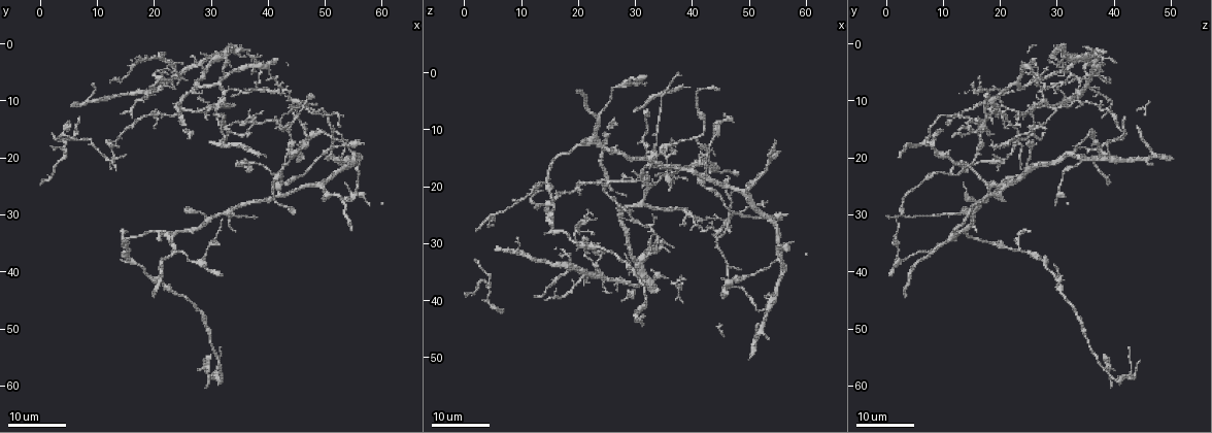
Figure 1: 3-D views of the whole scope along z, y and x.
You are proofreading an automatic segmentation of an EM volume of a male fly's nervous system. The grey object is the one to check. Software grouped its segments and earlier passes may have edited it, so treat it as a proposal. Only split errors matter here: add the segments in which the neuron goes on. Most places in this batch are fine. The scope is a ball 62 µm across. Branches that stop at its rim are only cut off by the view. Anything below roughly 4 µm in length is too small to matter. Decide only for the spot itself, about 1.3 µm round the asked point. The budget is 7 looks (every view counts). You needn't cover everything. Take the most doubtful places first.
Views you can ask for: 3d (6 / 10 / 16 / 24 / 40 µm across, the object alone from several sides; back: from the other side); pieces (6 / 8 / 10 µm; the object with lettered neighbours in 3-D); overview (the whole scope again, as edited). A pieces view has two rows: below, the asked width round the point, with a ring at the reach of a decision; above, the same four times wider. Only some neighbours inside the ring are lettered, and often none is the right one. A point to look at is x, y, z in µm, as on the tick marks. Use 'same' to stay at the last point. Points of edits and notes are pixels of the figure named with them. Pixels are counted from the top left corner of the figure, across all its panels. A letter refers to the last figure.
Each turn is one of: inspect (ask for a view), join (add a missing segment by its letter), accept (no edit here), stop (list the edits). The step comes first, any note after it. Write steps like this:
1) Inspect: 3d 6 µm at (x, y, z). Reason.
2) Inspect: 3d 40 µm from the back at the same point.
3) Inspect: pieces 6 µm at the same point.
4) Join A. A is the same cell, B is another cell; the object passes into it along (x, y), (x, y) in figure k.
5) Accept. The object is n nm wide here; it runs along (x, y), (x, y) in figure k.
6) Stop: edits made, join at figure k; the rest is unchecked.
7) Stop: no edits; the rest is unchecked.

Inspect: 3d 24 µm at (45.5, 20.5, 39.5). An open end.

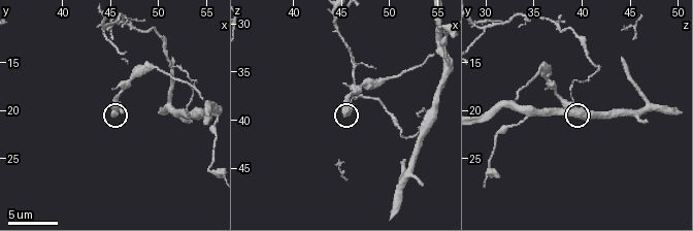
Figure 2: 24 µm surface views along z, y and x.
Inspect: 3d 6 µm at (45.0, 20.4, 39.4). Closer look.

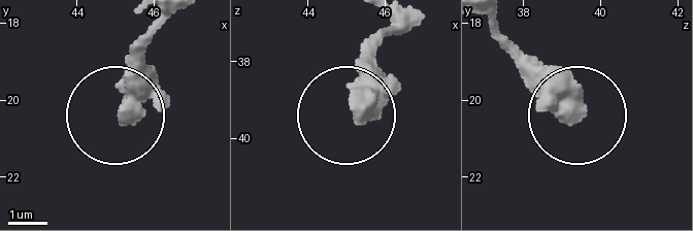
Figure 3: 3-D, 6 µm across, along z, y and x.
Inspect: pieces 8 µm at (45.25, 20.45, 39.15). See the neighbours.

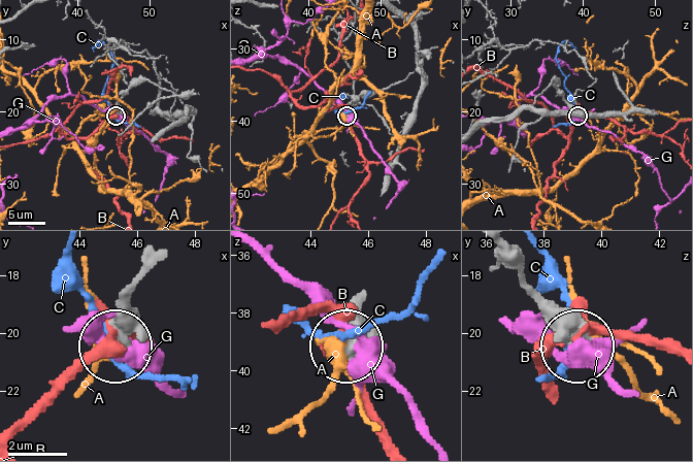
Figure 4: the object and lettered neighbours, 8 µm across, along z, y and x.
Accept. The object is 500 nm wide here; A, B, C and G are other cells; it runs along (418, 94), (415, 71), (365, 92), (348, 114) in figure 4; no lettered segment goes on from it.

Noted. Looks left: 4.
Inspect: 3d 16 µm at (36.5, 21.0, 21.0). An open end.

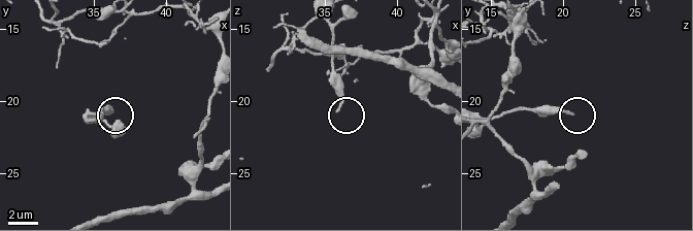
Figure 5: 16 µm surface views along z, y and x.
Inspect: pieces 8 µm at (36.0, 20.8, 20.4).

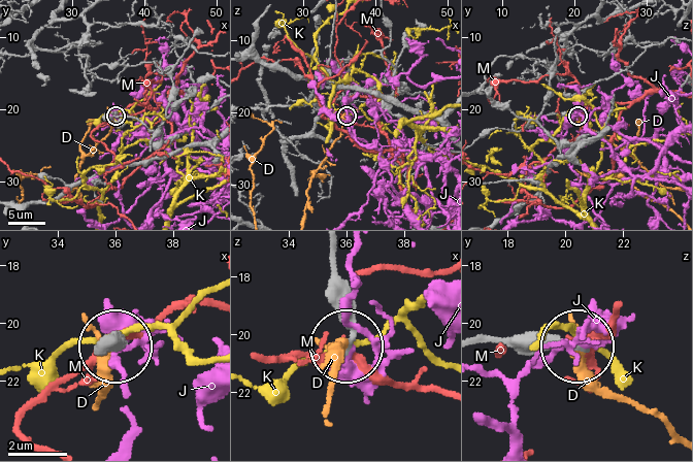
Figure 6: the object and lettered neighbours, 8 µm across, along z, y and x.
Accept. D, J, K and M are other cells; no lettered segment goes on from it.

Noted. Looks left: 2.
Inspect: 3d 24 µm at (36.5, 16.0, 11.5). Branch stops here.

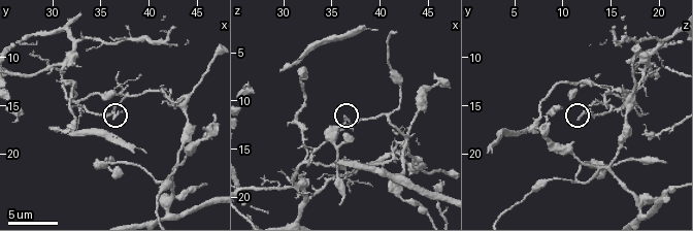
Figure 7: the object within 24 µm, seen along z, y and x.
Inspect: pieces 8 µm at (36.6, 16.0, 11.6).

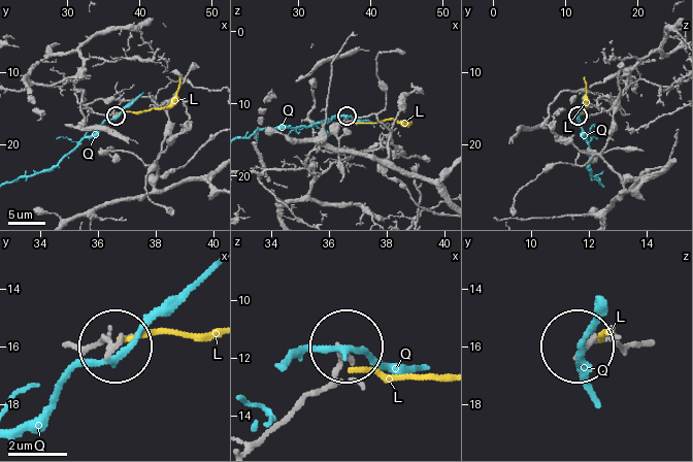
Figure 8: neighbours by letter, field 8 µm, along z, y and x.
Accept. L and Q are other cells; it runs along (87, 39), (78, 48), (75, 97), (90, 110), (114, 116) in figure 8; no lettered segment goes on from it.

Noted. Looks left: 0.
Stop: no edits; the rest is unchecked.

